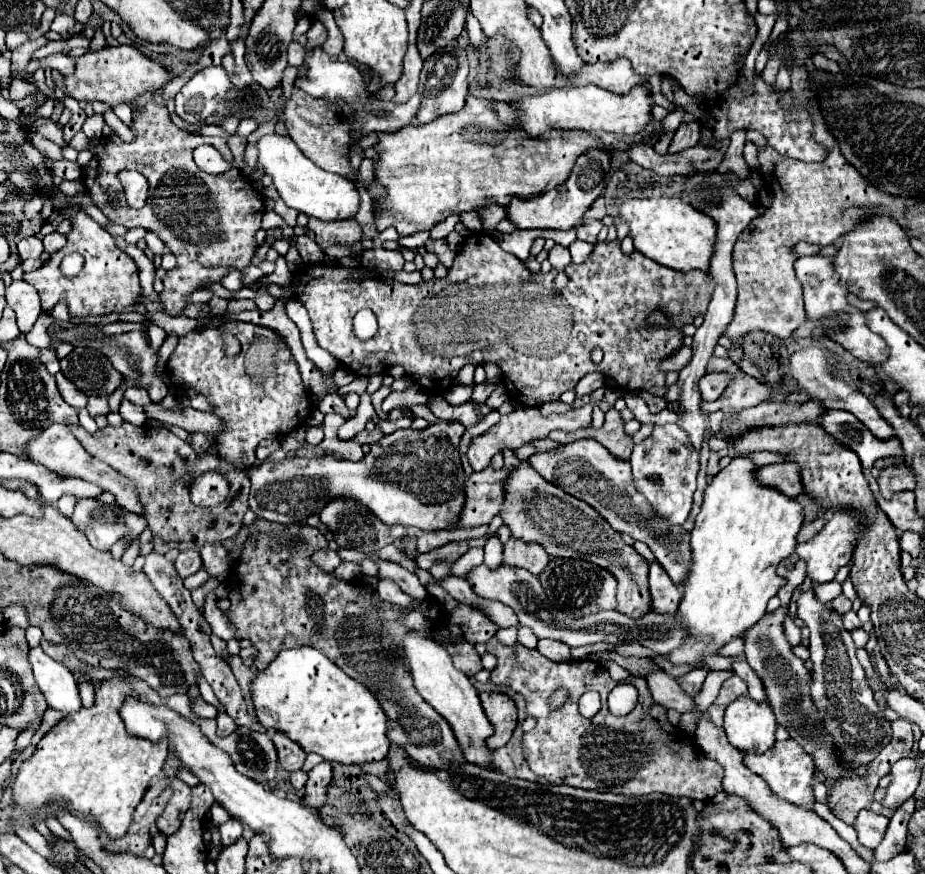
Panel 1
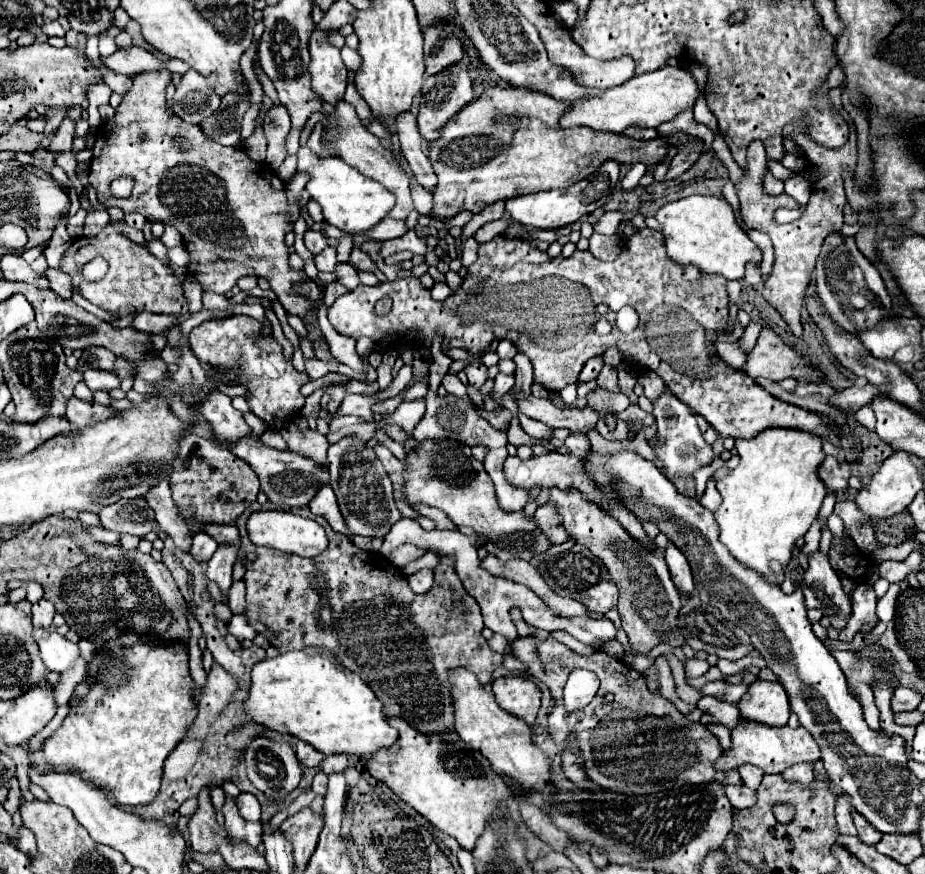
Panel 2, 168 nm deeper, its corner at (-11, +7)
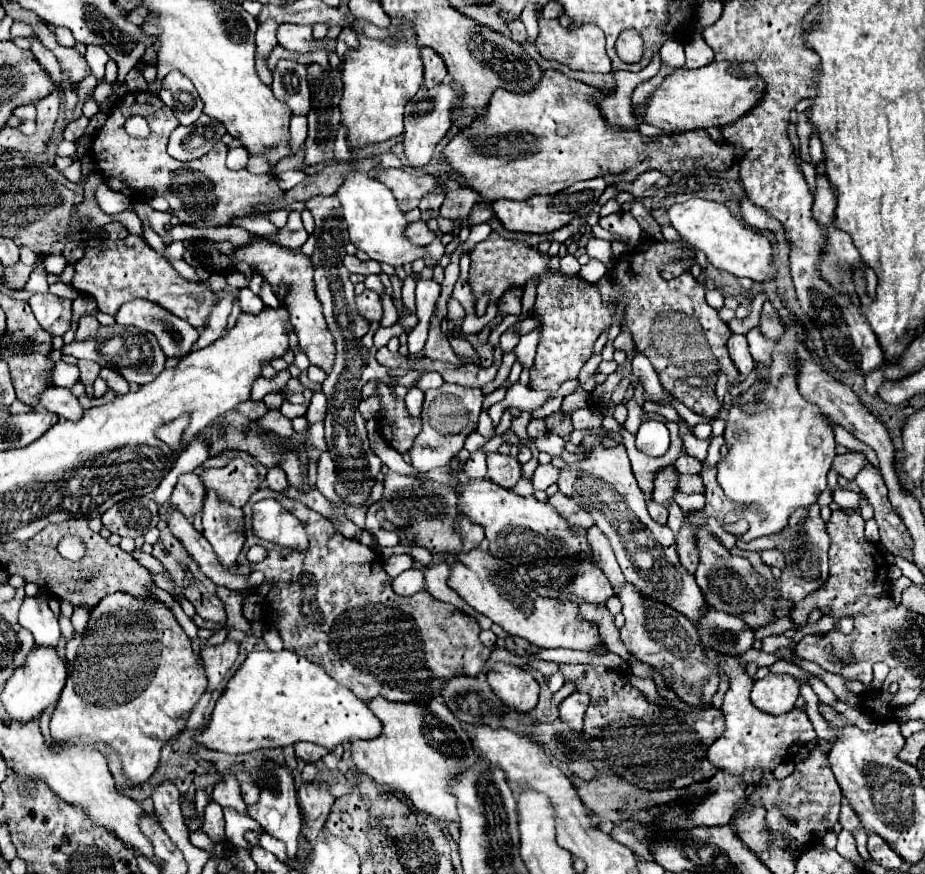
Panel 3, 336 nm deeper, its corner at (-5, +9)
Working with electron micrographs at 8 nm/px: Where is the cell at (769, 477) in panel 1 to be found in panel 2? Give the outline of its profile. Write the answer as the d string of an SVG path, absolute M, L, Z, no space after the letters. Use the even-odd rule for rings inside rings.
M827 456L819 468L819 476L829 490L845 490L851 476L849 462L841 456Z

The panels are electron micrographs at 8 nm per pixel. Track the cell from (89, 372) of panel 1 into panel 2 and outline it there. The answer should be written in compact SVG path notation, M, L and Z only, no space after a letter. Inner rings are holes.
M91 346L86 348L82 352L82 357L86 359L86 365L91 368L99 368L99 370L109 370L113 372L113 364L115 364L115 354L107 348L101 348L101 346Z

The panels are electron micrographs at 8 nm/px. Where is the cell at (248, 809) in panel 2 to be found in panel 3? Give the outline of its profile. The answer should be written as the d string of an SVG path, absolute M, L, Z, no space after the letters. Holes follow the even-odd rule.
M241 784L241 796L247 806L253 806L259 800L259 788L255 784Z

